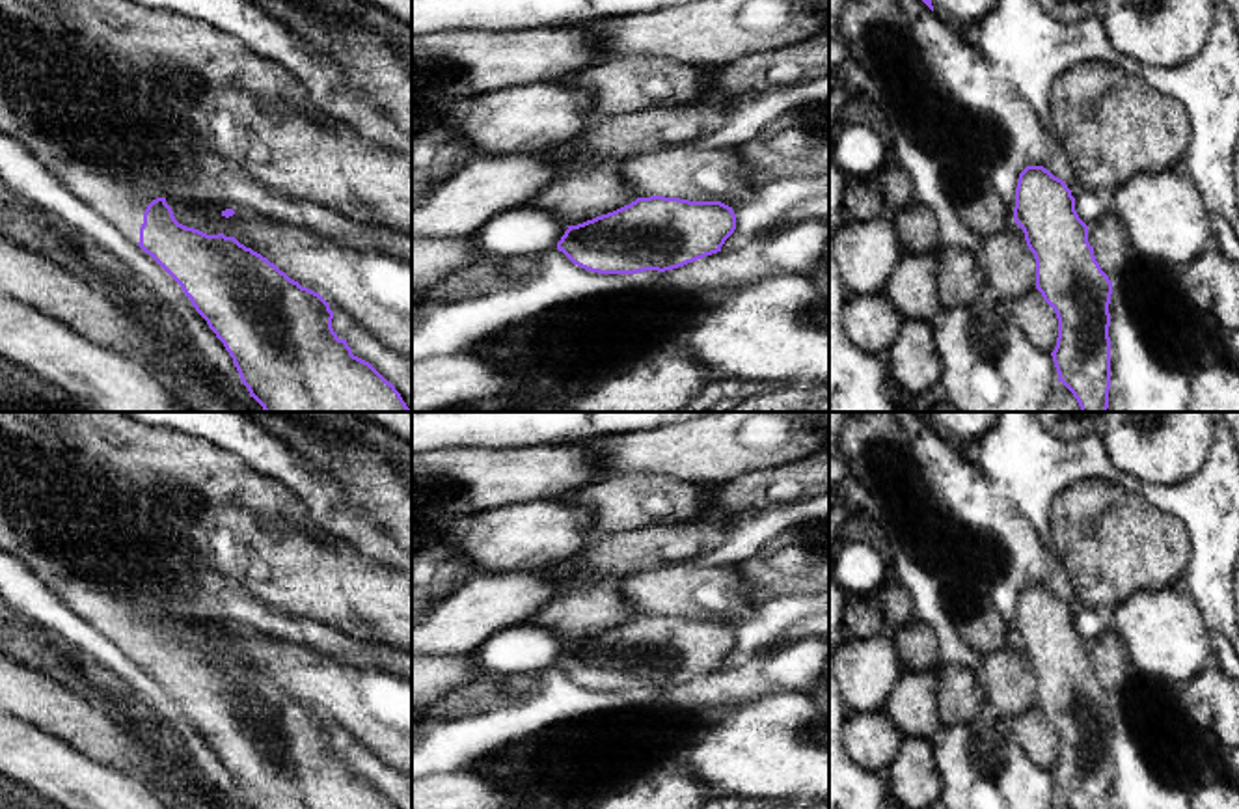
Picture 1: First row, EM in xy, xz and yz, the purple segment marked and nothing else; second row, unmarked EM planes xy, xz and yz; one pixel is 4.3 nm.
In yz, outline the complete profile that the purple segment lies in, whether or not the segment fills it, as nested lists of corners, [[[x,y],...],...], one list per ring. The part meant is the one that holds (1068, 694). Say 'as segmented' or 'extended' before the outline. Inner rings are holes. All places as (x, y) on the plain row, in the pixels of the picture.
as segmented | [[[1027,583],[1014,638],[1036,677],[1036,706],[1058,736],[1051,770],[1058,800],[1069,809],[1109,809],[1112,699],[1096,679],[1071,608],[1043,583]]]

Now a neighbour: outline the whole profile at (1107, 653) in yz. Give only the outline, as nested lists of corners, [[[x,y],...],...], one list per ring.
[[[1110,628],[1088,643],[1088,660],[1110,699],[1116,699],[1133,679],[1133,665],[1125,654],[1125,645]]]

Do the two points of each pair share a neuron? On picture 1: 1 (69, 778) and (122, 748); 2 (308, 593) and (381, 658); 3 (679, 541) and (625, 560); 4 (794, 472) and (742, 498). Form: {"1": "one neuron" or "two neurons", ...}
{"1": "two neurons", "2": "two neurons", "3": "one neuron", "4": "one neuron"}

